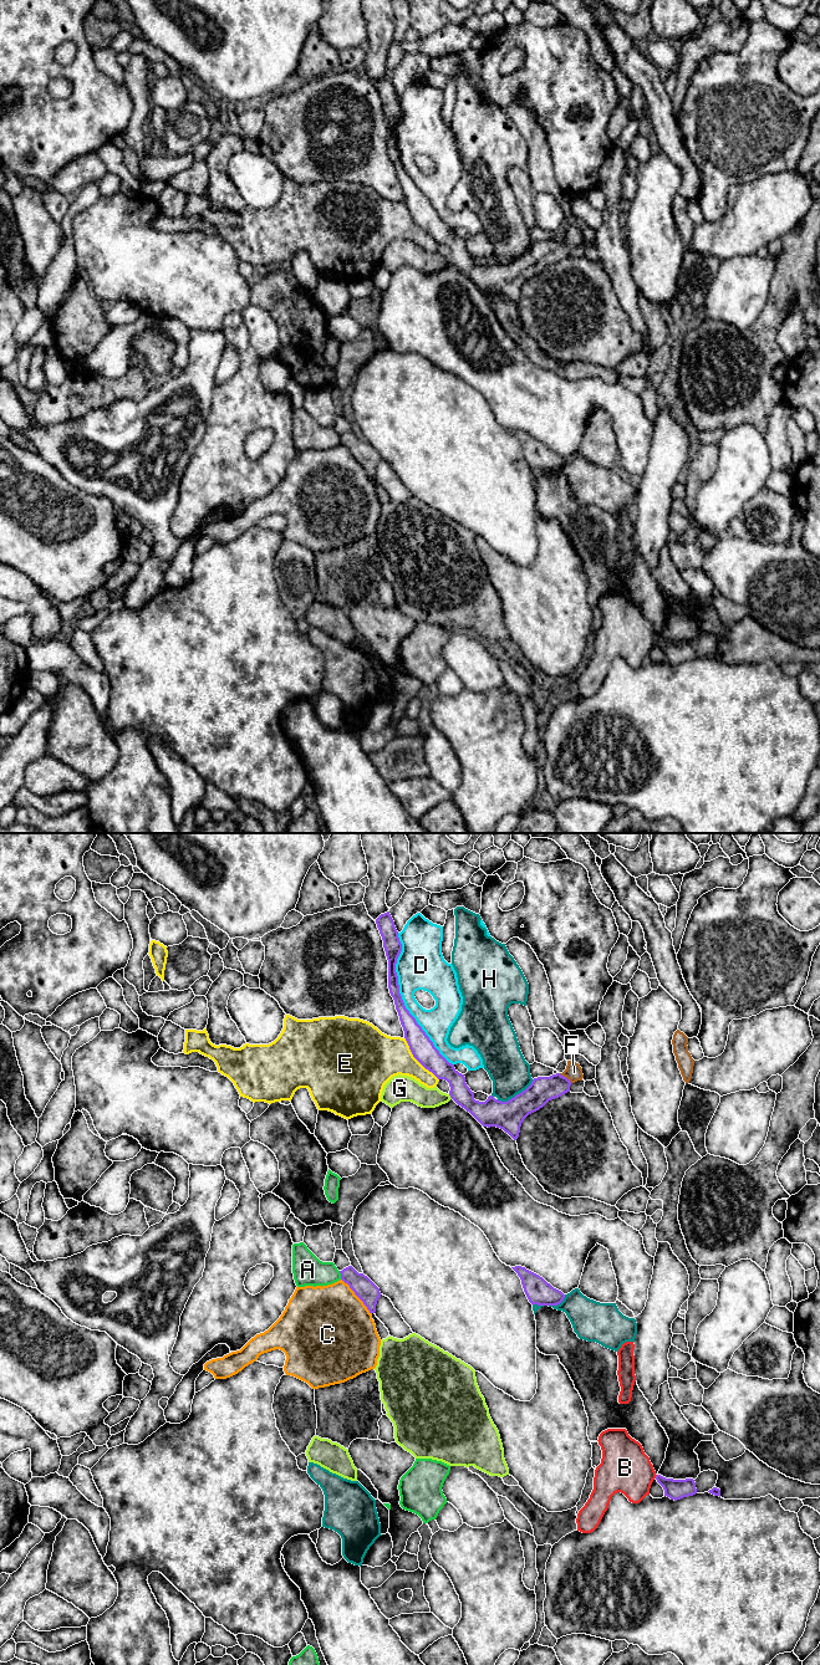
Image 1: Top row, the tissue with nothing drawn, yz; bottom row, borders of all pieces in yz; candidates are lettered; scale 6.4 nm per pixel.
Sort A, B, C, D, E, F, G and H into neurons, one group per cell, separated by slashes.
A / B / C / D / E / F / G / H

